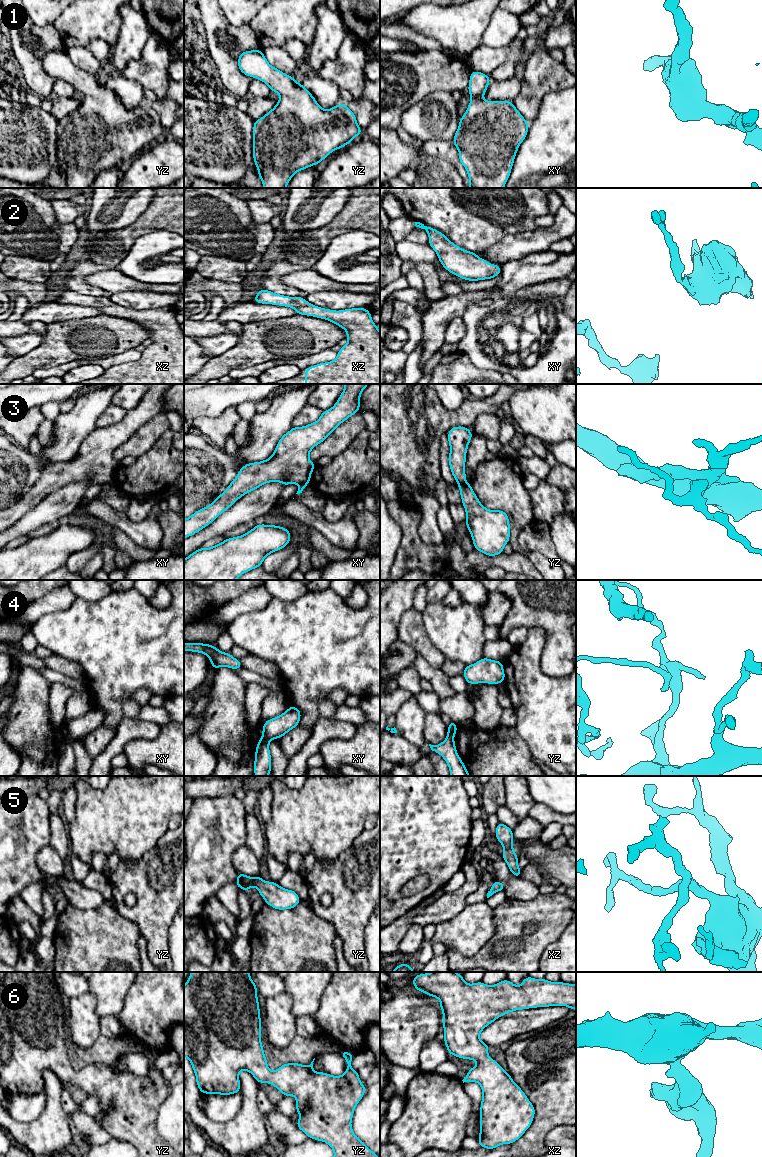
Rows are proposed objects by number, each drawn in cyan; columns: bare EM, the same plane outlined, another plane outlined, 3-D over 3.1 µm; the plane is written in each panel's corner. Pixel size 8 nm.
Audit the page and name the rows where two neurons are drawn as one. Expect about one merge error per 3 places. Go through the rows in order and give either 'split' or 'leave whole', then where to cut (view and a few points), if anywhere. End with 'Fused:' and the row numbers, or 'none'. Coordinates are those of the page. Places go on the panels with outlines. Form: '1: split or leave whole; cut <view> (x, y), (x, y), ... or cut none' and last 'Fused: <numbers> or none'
1: leave whole; cut none
2: leave whole; cut none
3: split; cut yz (465, 481), (458, 484)
4: split; cut xy (263, 733), (269, 740)
5: leave whole; cut none
6: leave whole; cut none
Fused: 3, 4

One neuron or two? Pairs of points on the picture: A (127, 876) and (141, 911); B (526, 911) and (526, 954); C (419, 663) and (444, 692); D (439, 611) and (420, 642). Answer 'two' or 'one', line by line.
A: one
B: one
C: one
D: two

